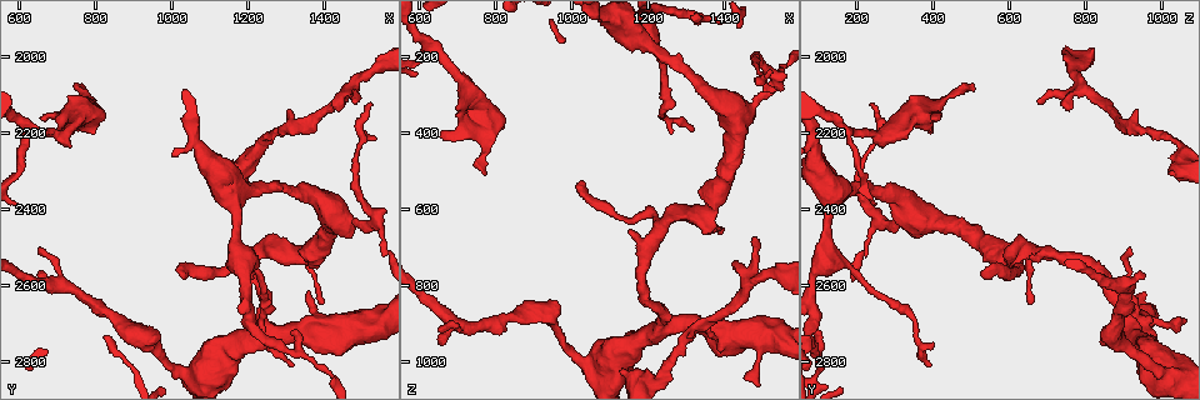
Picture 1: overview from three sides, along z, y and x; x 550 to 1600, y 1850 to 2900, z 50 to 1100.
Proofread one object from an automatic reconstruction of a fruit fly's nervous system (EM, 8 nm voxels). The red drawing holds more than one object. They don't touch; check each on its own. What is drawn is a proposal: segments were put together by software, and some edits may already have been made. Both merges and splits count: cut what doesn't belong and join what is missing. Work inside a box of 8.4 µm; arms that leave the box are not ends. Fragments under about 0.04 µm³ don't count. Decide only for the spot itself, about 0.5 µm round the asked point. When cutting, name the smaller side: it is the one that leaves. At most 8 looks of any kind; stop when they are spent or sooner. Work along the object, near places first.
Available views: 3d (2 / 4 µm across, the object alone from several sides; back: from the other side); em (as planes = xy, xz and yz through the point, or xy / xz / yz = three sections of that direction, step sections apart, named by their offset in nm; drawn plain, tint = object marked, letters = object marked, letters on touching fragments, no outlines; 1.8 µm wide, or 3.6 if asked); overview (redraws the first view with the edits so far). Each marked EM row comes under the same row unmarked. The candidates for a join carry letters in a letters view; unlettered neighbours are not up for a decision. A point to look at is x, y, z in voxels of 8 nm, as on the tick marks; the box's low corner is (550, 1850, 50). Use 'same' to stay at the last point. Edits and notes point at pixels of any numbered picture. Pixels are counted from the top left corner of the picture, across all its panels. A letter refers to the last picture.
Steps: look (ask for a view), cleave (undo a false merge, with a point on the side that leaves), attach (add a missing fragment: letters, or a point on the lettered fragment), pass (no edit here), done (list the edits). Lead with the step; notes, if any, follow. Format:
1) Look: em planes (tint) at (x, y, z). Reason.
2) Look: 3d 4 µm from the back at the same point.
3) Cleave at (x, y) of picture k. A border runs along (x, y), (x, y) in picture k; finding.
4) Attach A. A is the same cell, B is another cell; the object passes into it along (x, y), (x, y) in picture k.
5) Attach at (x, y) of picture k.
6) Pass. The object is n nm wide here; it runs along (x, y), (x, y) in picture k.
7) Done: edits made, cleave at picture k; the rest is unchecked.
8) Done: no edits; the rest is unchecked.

Look: em planes (tint) at (1020, 2575, 530). Thin end.

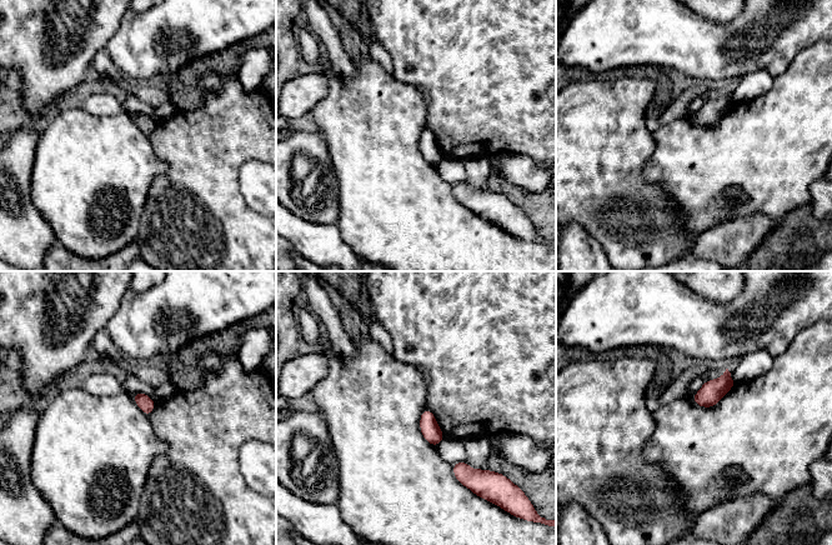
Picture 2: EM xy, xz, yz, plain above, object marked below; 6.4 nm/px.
Look: em planes (letters) at the same point. What lies round it.

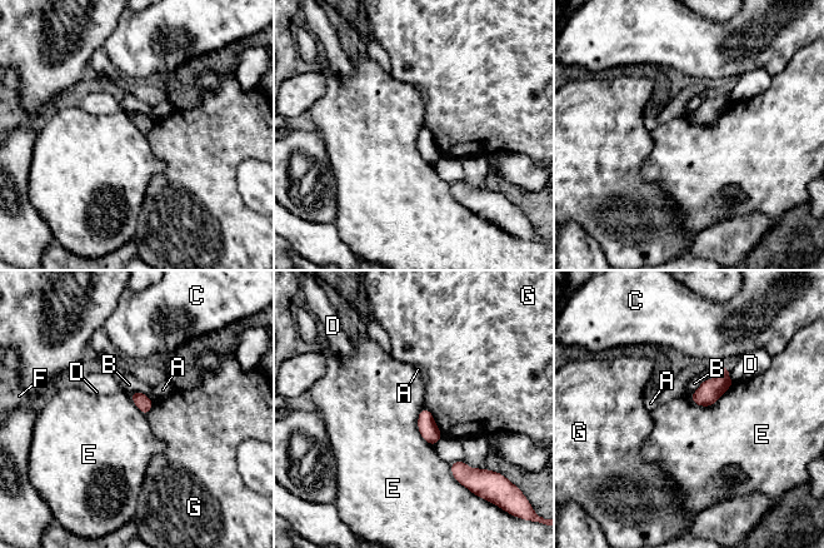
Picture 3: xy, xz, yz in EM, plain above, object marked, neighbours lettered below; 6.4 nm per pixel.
Pass. A, B, C, D, E, F and G are other cells; a border runs along (734, 383), (710, 405), (689, 397) in picture 3; none of them fits.

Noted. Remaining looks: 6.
Look: em 3.6 µm planes (tint) at (1180, 2360, 160). Abrupt turn.

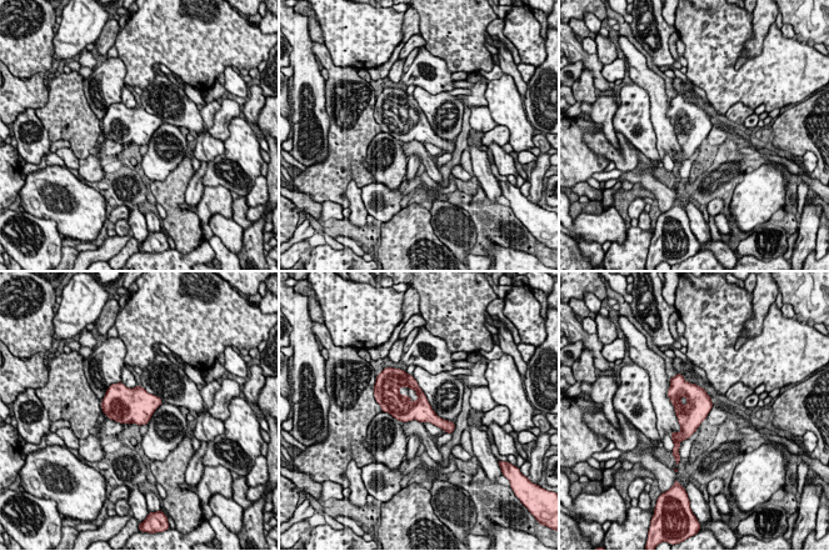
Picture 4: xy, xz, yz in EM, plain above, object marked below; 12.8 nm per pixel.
Look: em 3.6 µm planes (letters) at the same point.

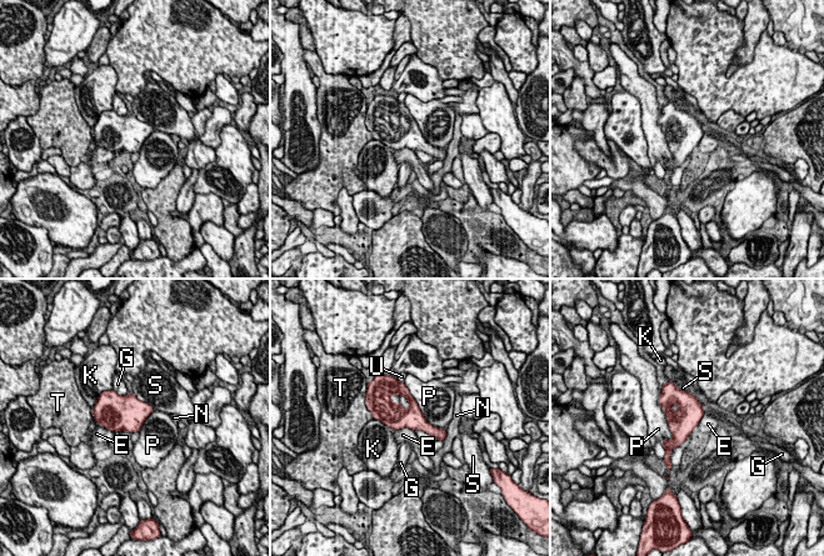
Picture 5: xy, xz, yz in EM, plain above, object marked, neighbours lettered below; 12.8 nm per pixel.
Pass. E, G, K, N, P, S, T and U are other cells; all the same neuron.

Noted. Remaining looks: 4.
Look: em 3.6 µm planes (letters) at (1430, 2145, 750). Free end.

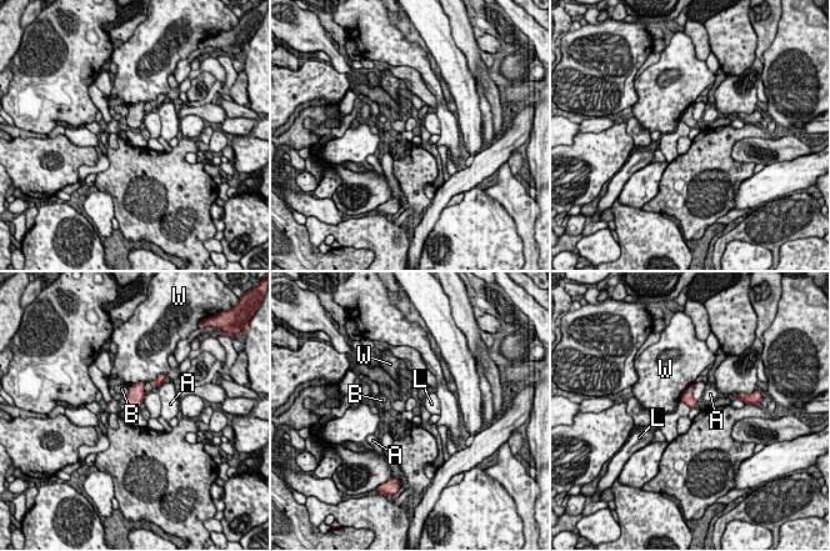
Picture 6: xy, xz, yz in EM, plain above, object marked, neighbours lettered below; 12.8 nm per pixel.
Pass. A, B, L and W are other cells; none of them fits.

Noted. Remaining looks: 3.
Done: no edits; the rest is unchecked.

